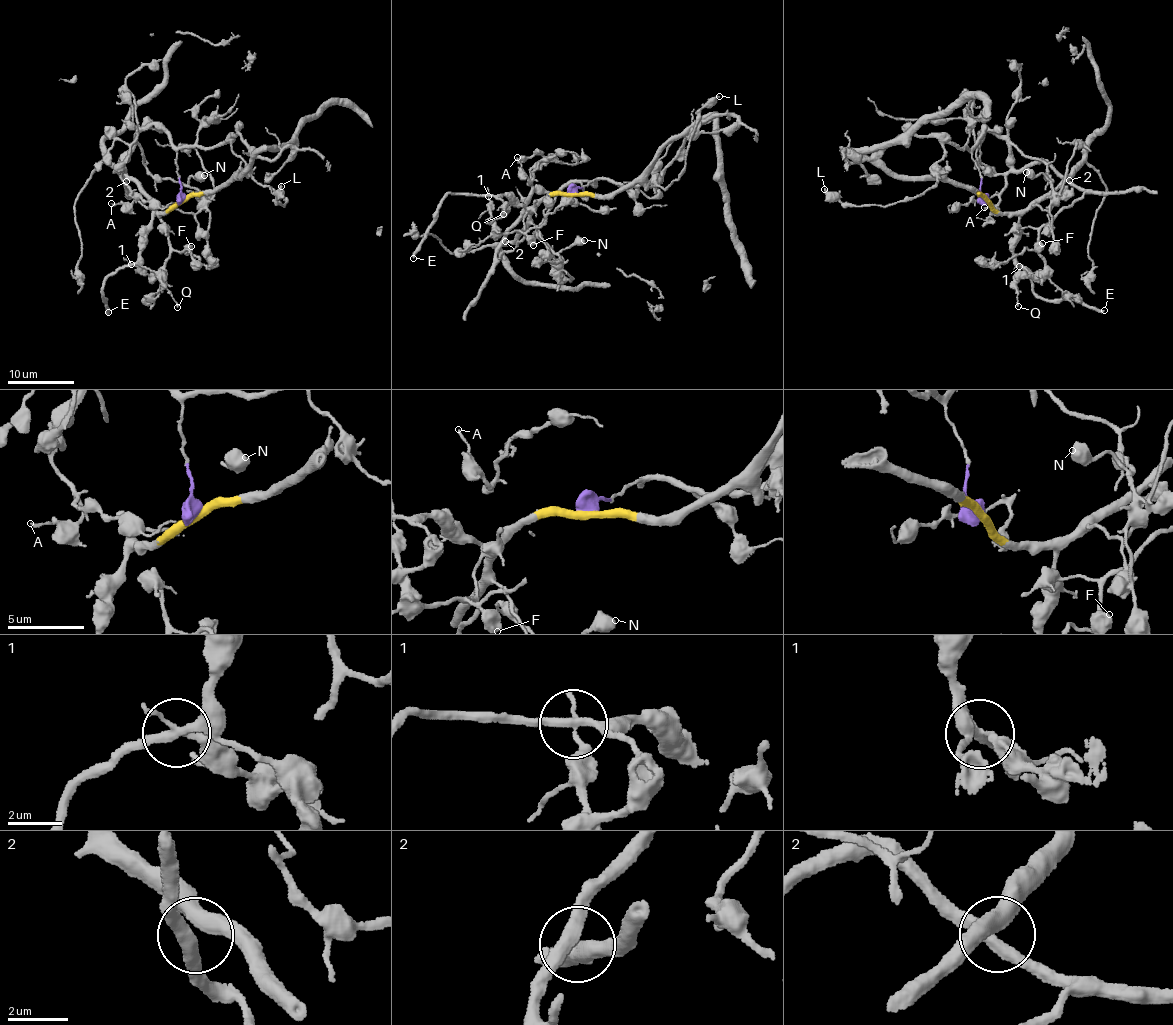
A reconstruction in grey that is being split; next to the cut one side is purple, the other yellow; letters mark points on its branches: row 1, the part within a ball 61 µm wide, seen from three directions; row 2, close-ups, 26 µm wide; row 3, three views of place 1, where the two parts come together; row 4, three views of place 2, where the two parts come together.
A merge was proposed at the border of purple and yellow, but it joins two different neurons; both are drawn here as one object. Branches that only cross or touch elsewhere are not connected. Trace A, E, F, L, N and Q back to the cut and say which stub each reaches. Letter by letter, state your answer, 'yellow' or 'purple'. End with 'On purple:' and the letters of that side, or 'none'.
A: purple
E: yellow
F: purple
L: purple
N: purple
Q: yellow
On purple: A, F, L, N

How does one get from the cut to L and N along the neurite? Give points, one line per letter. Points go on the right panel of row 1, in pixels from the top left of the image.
L: (987, 199), (970, 151), (945, 142), (936, 183), (915, 197), (884, 205), (846, 206), (824, 189)
N: (987, 199), (980, 190), (980, 171), (972, 156), (984, 126), (1043, 162), (1052, 182), (1041, 173), (1026, 173)

